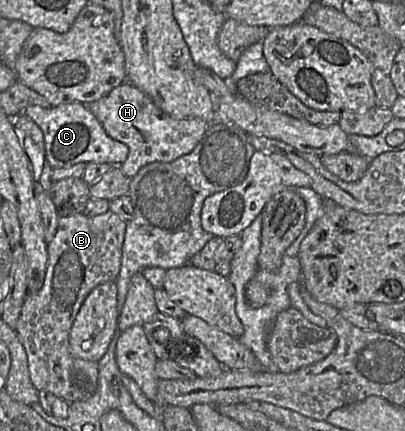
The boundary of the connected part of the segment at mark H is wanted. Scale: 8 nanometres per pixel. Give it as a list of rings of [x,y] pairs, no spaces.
[[[130,81],[121,83],[100,99],[86,105],[112,139],[128,146],[127,158],[120,164],[120,168],[129,178],[146,164],[172,162],[189,154],[201,141],[209,126],[202,118],[178,118],[164,113]]]

